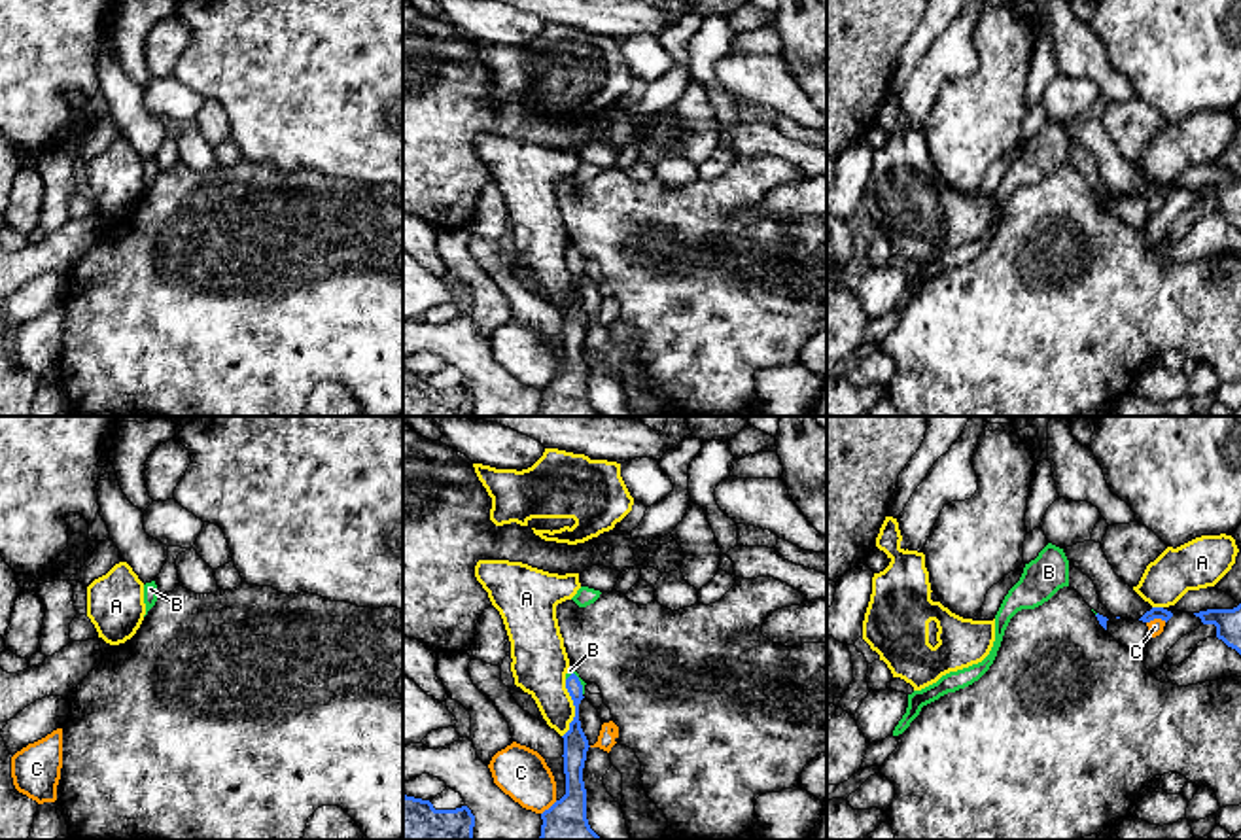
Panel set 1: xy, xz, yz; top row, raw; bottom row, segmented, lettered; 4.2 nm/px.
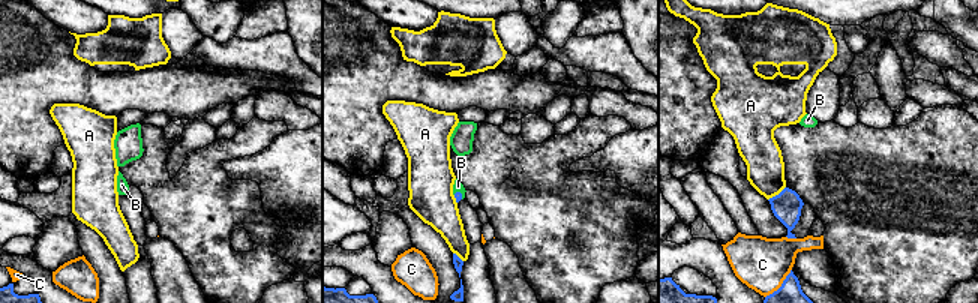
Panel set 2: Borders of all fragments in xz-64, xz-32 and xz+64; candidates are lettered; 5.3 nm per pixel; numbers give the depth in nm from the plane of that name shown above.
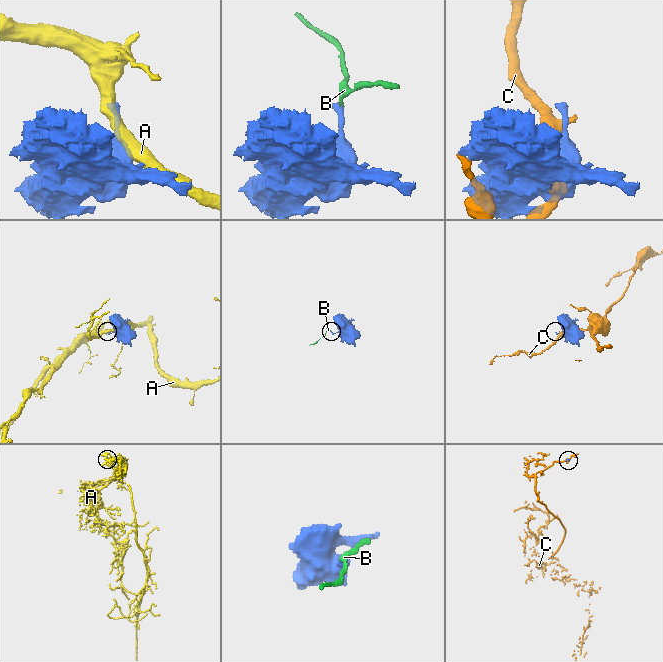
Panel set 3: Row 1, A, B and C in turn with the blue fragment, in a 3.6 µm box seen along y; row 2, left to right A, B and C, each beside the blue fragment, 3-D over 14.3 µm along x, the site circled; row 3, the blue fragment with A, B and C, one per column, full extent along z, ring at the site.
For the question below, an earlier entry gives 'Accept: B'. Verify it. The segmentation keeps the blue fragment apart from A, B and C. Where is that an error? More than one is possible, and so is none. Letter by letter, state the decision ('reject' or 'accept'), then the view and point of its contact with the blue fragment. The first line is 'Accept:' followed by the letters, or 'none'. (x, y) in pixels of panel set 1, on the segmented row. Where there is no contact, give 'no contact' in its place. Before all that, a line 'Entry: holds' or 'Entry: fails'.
Entry: holds
Accept: B
A: reject; meets blue in xz at (576, 708)
B: accept; meets blue in xz at (579, 683)
C: reject; meets blue in yz at (1156, 617)

